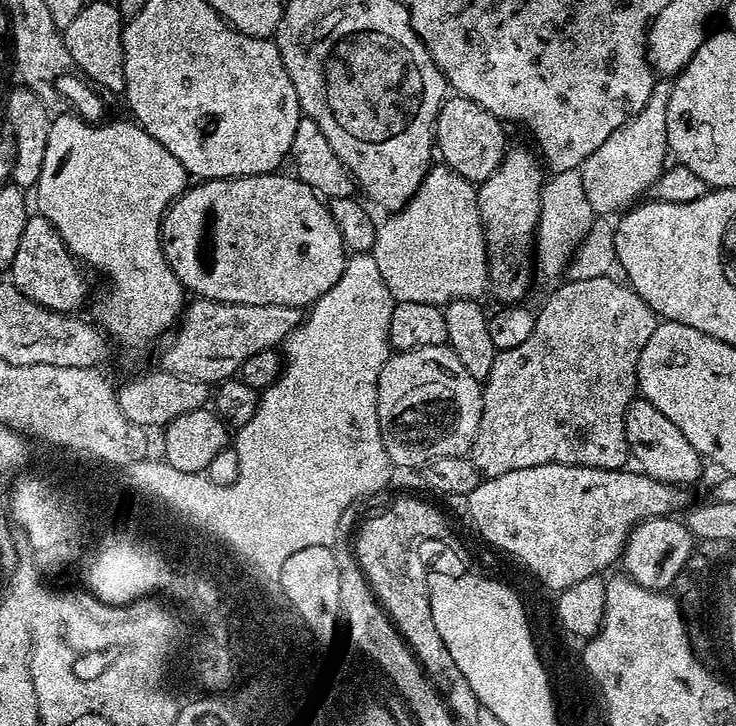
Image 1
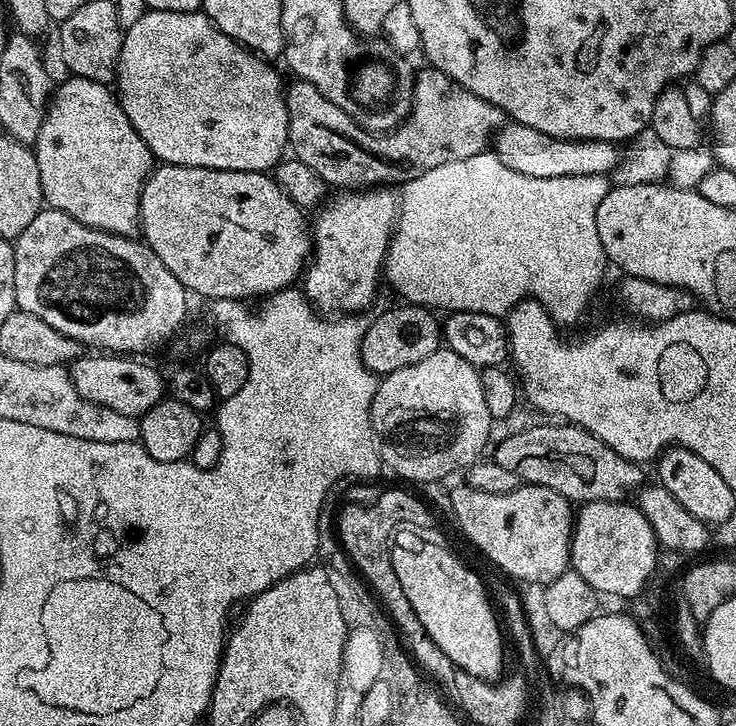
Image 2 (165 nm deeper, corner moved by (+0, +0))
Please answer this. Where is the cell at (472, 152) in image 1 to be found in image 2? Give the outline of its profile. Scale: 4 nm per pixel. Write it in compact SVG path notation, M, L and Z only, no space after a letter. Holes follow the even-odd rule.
M512 122L494 136L494 153L510 170L530 178L563 176L608 176L622 163L622 152L611 140L559 140L550 134L530 130L530 126Z

